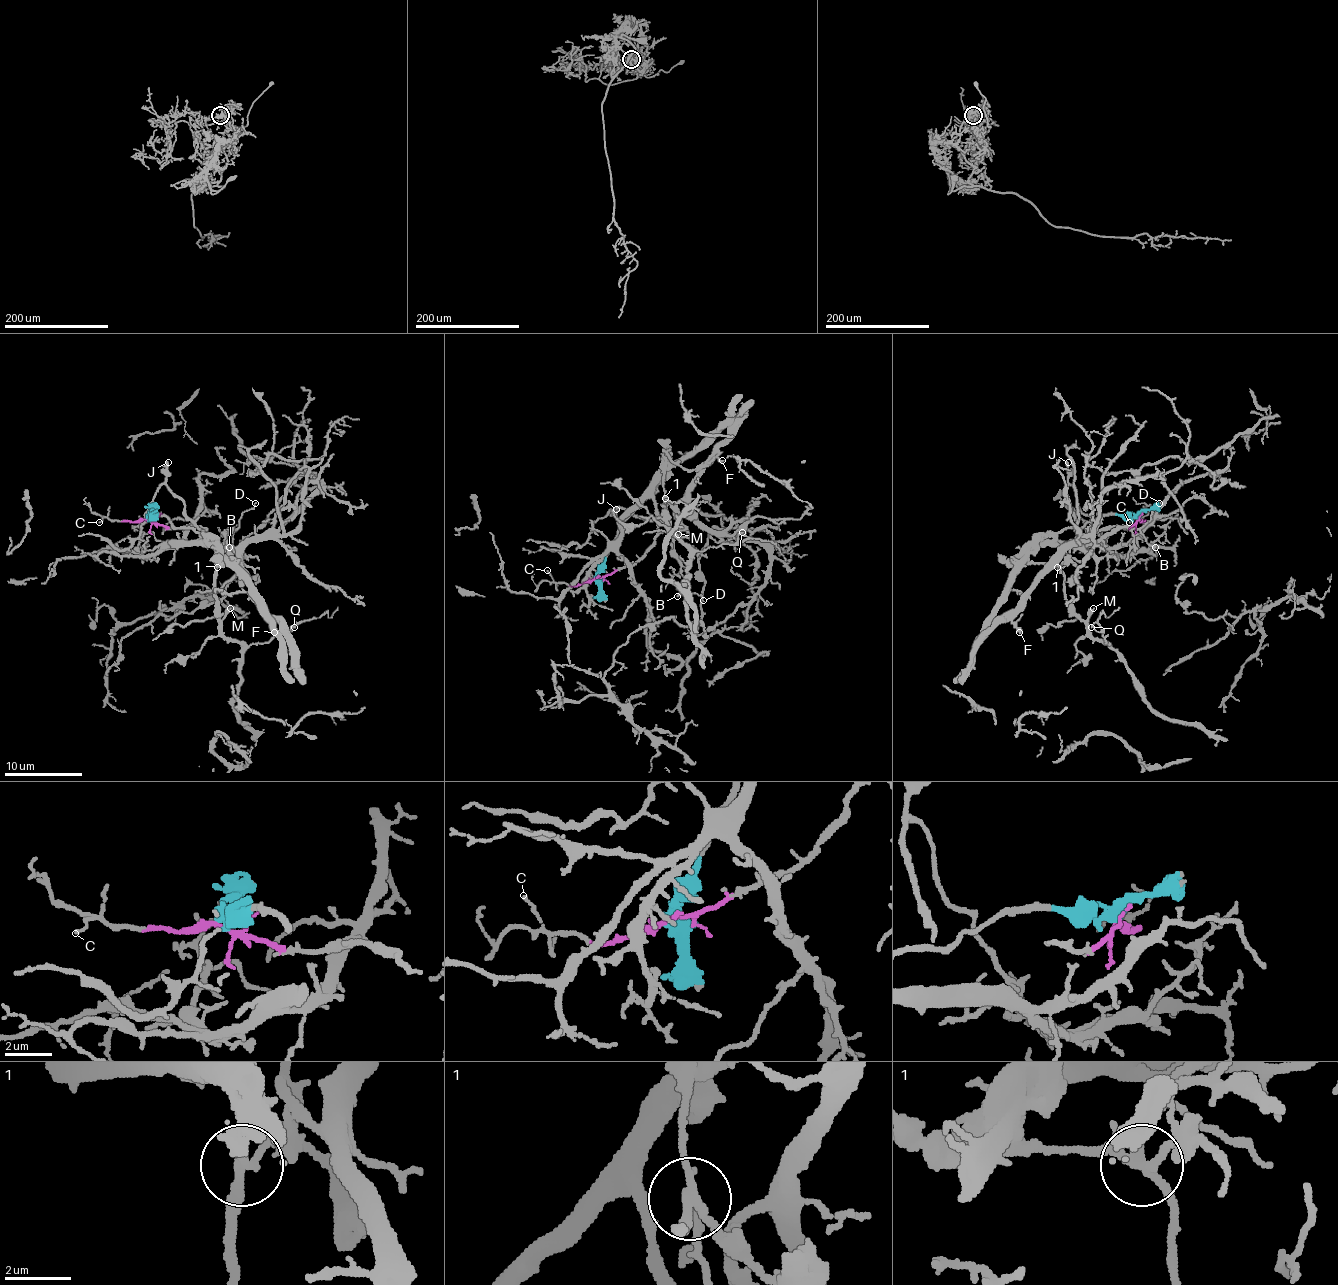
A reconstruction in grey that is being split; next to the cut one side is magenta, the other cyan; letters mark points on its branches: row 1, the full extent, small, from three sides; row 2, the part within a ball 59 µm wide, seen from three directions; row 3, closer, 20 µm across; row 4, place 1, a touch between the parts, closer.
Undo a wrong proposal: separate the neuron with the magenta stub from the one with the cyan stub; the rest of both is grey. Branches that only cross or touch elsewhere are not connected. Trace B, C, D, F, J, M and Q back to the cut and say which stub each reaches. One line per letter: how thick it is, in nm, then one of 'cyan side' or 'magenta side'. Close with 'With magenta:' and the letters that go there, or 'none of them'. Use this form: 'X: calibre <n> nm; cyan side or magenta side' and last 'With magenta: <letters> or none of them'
B: calibre 240 nm; cyan side
C: calibre 100 nm; magenta side
D: calibre 130 nm; cyan side
F: calibre 280 nm; cyan side
J: calibre 320 nm; magenta side
M: calibre 360 nm; magenta side
Q: calibre 160 nm; magenta side
With magenta: C, J, M, Q

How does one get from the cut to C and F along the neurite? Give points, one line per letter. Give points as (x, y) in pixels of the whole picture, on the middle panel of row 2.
C: (595, 579), (566, 585), (556, 581), (546, 569)
F: (595, 579), (610, 542), (653, 486), (723, 428), (727, 430), (727, 441), (719, 451), (723, 461)

